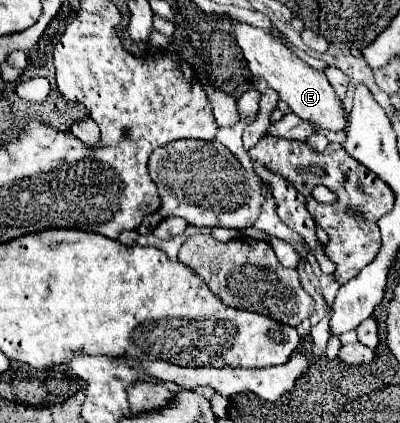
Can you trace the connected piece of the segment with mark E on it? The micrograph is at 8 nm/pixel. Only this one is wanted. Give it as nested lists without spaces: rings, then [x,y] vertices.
[[[233,20],[233,34],[237,38],[239,48],[243,50],[243,56],[249,64],[249,70],[253,76],[265,80],[273,90],[279,92],[279,98],[289,104],[291,112],[295,112],[299,118],[317,124],[319,128],[327,130],[345,130],[345,110],[341,100],[337,98],[335,90],[327,82],[325,74],[305,64],[301,58],[297,58],[283,42],[279,42],[273,34],[269,34],[263,28]]]

